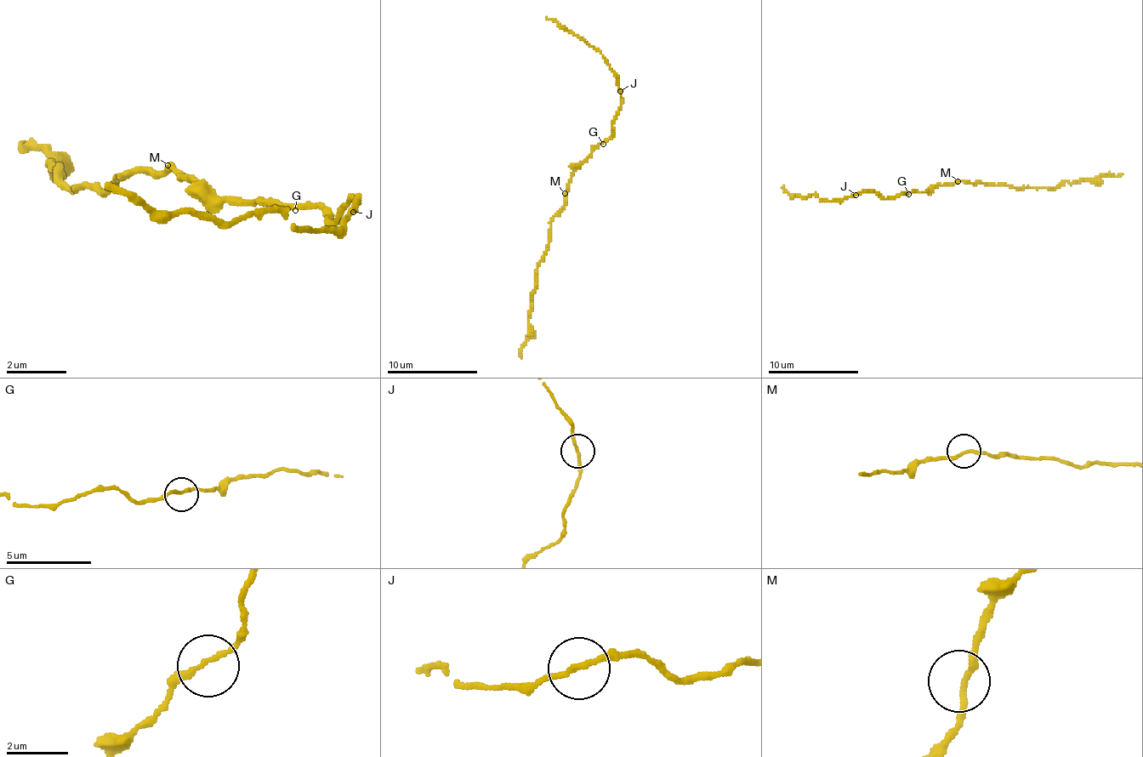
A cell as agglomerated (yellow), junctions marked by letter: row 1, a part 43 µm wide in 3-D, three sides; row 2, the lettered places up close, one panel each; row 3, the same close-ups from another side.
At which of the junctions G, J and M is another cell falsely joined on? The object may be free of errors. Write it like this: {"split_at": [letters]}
{"split_at": []}

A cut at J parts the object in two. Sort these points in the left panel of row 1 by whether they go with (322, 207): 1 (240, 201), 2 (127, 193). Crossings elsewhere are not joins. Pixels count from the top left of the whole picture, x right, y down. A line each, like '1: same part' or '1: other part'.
1: same part
2: other part

